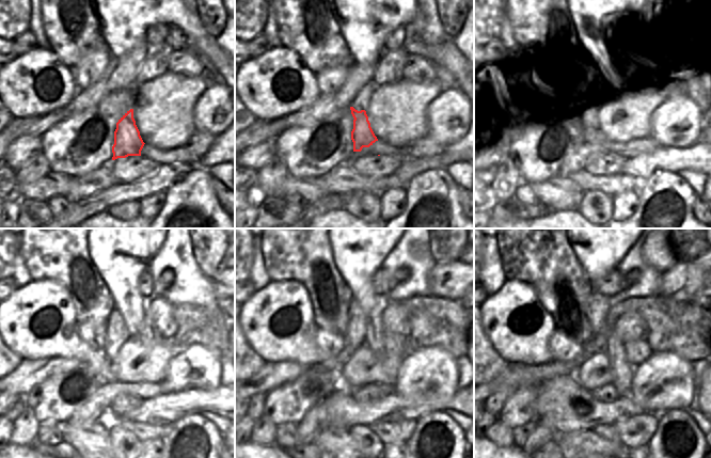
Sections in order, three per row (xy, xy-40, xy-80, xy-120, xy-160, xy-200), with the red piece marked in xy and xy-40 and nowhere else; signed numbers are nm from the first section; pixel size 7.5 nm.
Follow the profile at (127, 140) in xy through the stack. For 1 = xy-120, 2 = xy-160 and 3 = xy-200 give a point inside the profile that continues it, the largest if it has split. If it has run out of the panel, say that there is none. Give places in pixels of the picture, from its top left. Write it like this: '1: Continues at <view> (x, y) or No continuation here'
1: Continues at xy-120 (116, 333)
2: Continues at xy-160 (356, 334)
3: Continues at xy-200 (598, 304)

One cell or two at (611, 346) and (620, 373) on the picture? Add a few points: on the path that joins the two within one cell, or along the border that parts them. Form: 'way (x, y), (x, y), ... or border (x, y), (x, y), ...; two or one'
way (615, 352), (619, 366); one

